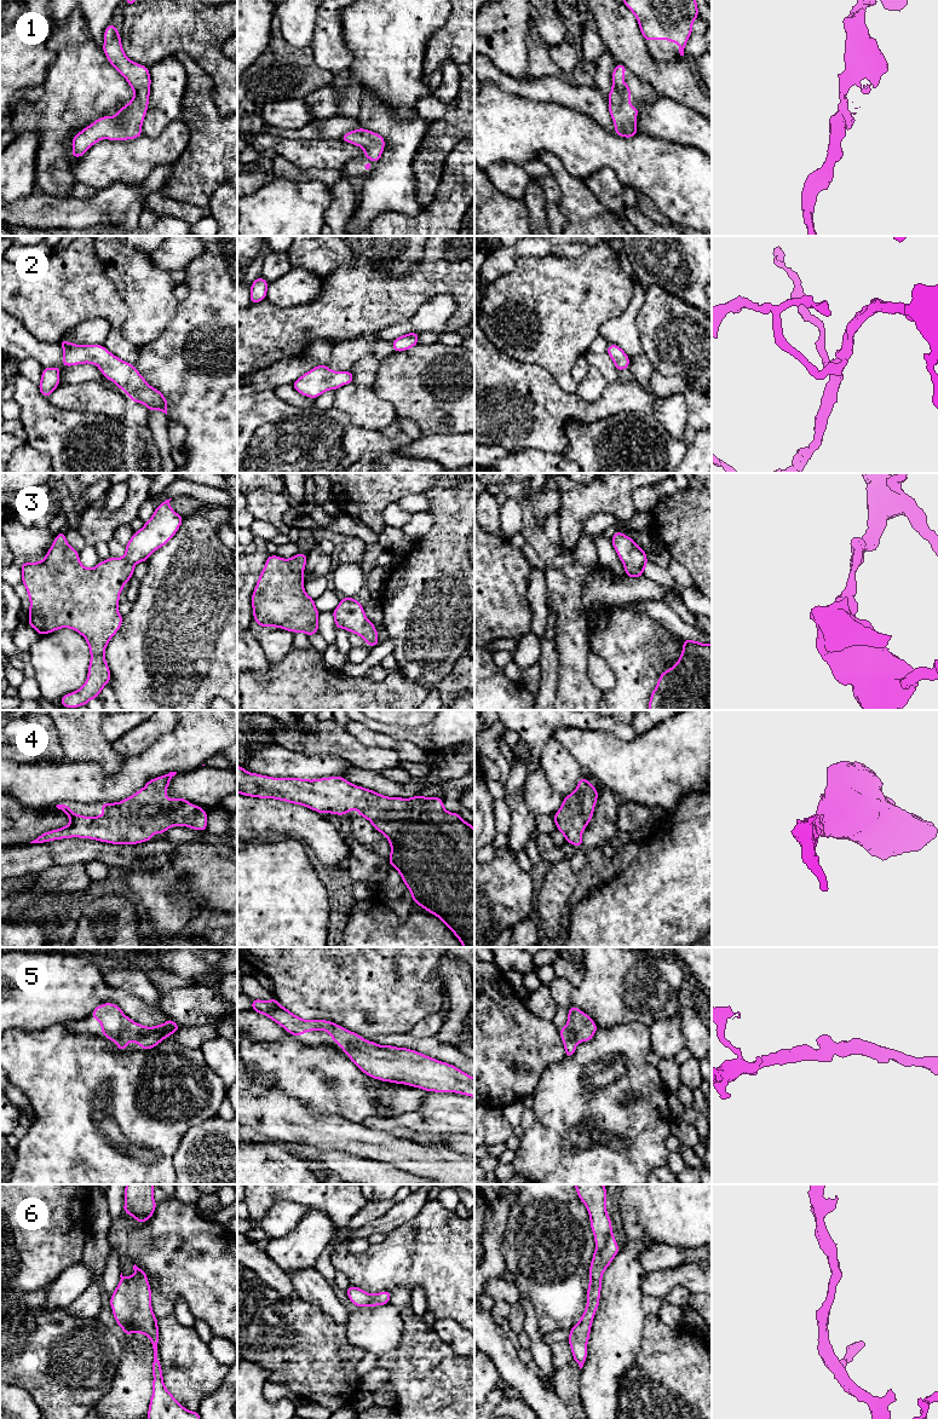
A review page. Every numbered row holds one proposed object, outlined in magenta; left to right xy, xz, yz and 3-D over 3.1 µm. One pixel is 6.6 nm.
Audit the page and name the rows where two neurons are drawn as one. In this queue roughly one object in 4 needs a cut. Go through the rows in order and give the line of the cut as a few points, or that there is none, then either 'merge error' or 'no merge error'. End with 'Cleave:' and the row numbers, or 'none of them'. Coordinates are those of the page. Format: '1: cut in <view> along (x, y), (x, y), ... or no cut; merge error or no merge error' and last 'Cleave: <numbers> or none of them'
1: no cut; no merge error
2: no cut; no merge error
3: no cut; no merge error
4: no cut; no merge error
5: no cut; no merge error
6: no cut; no merge error
Cleave: none of them

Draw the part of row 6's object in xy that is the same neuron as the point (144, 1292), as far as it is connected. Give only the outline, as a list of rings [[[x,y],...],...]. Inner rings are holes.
[[[133,1265],[134,1276],[120,1275],[121,1280],[110,1298],[110,1306],[116,1323],[130,1333],[143,1333],[151,1339],[153,1396],[150,1398],[148,1419],[201,1419],[198,1412],[191,1412],[175,1401],[163,1384],[161,1363],[157,1357],[159,1327],[151,1308],[151,1288],[146,1273]]]

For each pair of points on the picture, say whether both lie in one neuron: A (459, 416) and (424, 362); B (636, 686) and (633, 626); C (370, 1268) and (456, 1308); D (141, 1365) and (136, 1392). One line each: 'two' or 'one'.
A: one
B: one
C: one
D: one

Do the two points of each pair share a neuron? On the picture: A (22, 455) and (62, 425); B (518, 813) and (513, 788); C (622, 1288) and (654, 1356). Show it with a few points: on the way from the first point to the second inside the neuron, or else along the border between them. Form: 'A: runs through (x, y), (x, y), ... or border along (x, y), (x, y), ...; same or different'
A: border along (26, 442), (44, 451), (51, 460); different
B: runs through (518, 807), (514, 794); same
C: border along (646, 1316), (642, 1348), (636, 1361); different

